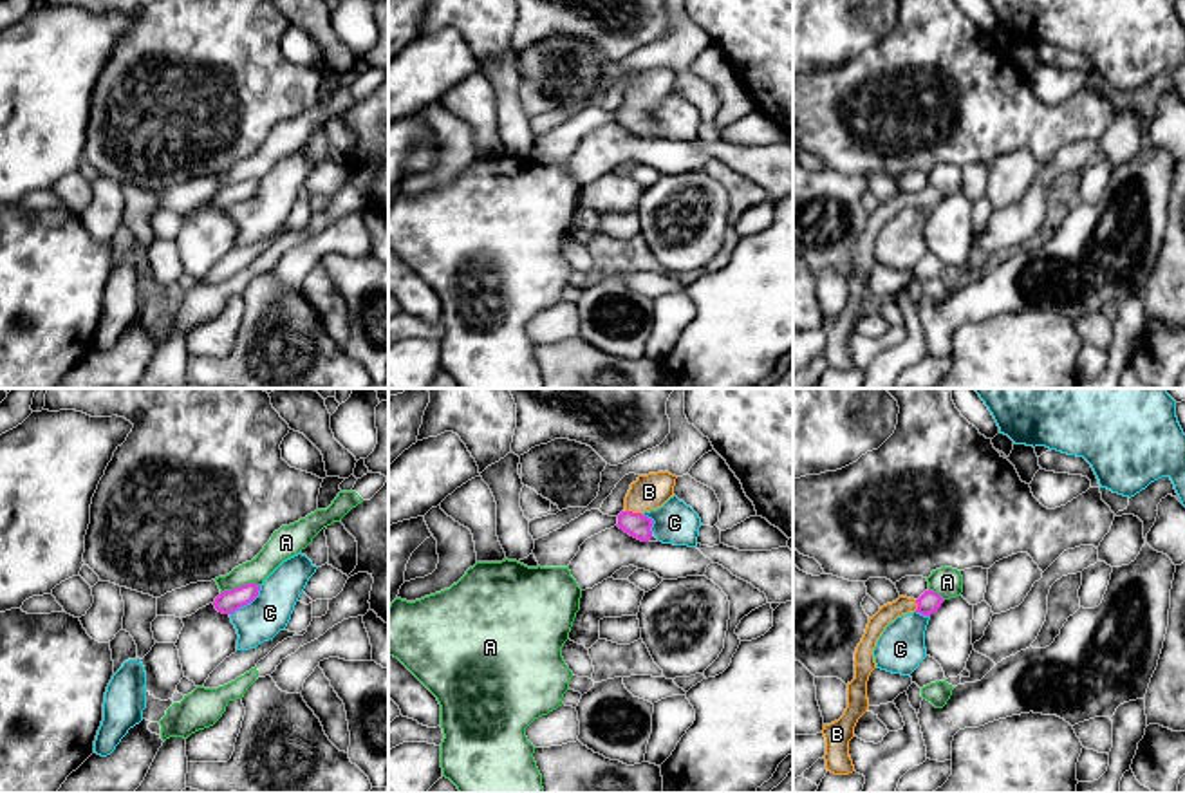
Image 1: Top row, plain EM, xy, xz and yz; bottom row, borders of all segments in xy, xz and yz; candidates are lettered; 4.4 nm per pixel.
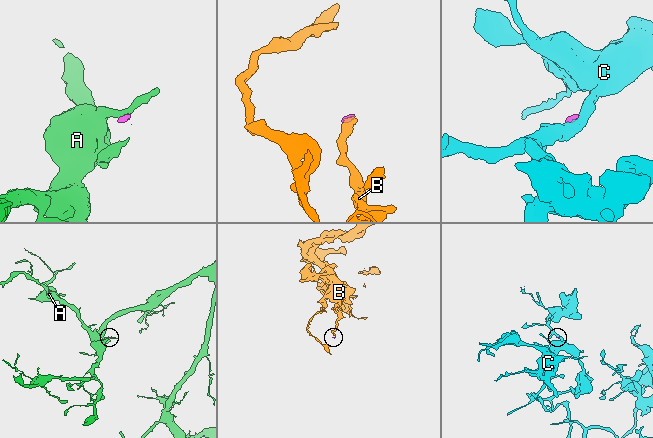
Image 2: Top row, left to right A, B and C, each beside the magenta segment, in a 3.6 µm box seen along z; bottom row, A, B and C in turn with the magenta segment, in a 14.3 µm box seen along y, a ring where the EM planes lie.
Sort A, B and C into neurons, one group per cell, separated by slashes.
A / B / C

